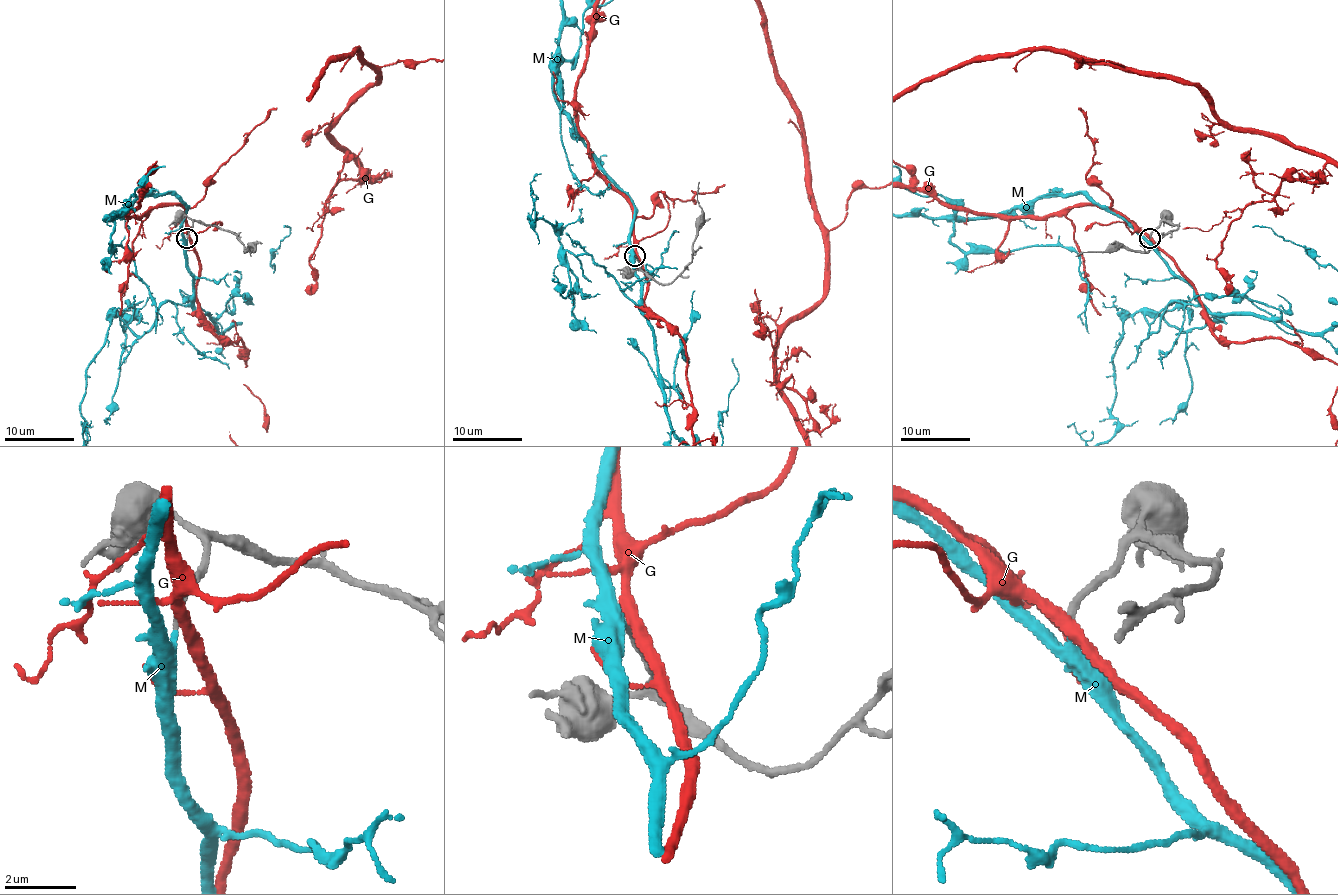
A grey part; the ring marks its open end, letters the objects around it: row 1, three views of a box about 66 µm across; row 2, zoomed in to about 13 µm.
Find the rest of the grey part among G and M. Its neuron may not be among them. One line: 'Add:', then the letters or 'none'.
Add: M

